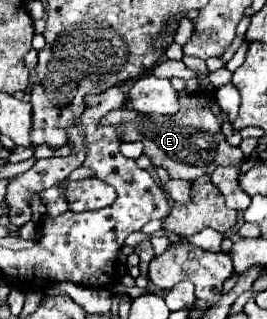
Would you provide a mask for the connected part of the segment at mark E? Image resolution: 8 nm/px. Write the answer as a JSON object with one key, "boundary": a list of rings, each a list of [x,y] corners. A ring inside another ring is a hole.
{"boundary":[[[204,93],[184,95],[184,97],[194,97],[194,103],[186,101],[180,107],[180,111],[172,117],[140,115],[132,109],[120,109],[120,111],[112,111],[110,115],[106,115],[104,123],[118,125],[122,141],[142,141],[144,153],[152,159],[152,163],[156,167],[164,167],[172,179],[194,181],[200,175],[212,173],[218,165],[236,165],[240,161],[246,161],[240,147],[228,145],[226,137],[222,135],[220,127],[228,117],[224,113],[220,117],[216,117],[210,111],[210,105],[214,99]]]}

